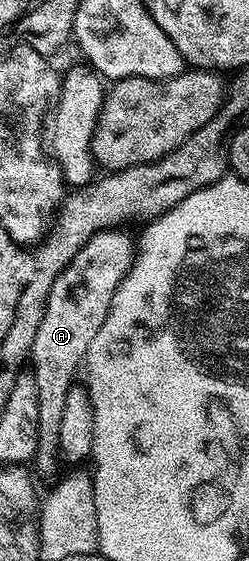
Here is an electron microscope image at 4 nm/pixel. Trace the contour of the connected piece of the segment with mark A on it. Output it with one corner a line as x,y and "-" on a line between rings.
117,229
100,231
89,238
79,253
75,253
63,273
59,273
55,285
51,285
45,312
35,333
31,352
31,370
35,385
39,385
39,441
35,464
45,475
53,475
57,471
61,449
59,425
63,422
67,393
75,386
73,374
77,367
79,371
79,365
84,364
87,349
91,341
95,341
95,333
99,333
103,321
107,321
115,289
128,271
135,254
134,240
121,234
125,233

